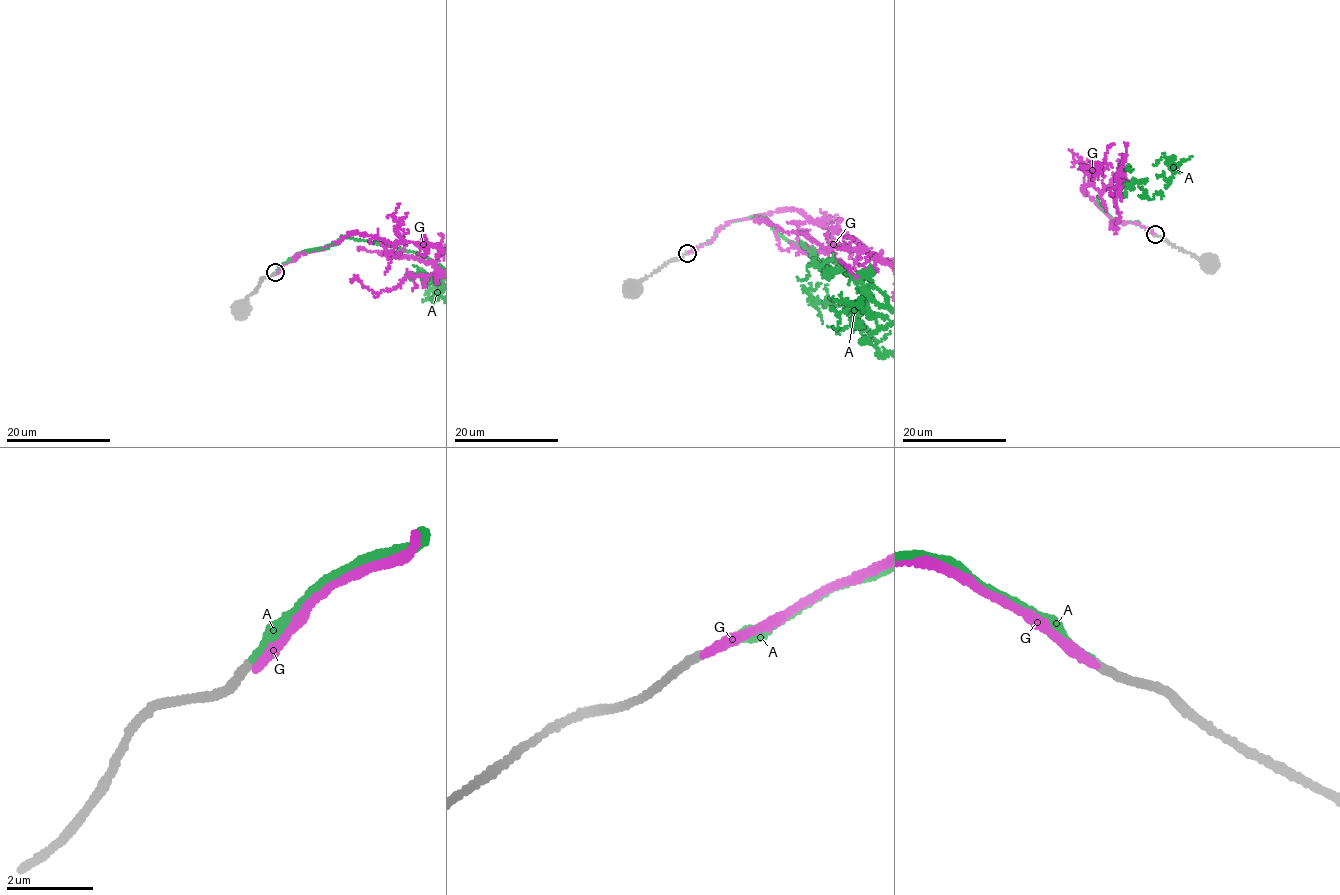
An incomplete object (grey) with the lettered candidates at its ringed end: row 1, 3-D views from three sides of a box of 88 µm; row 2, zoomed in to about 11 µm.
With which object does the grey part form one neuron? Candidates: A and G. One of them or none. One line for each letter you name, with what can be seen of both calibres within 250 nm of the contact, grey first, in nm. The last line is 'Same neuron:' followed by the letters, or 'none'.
A: calibres 200 and 180 nm
Same neuron: A

